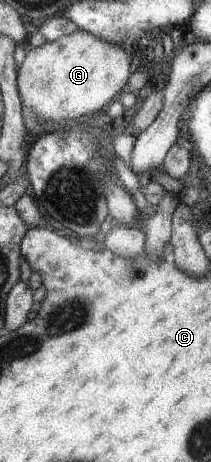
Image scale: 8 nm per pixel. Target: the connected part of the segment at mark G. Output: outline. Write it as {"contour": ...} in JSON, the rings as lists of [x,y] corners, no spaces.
{"contour":[[[84,30],[74,31],[56,41],[47,41],[39,47],[28,47],[28,52],[21,66],[17,69],[17,86],[22,100],[22,107],[32,109],[41,121],[74,122],[85,115],[91,116],[105,110],[122,93],[132,69],[132,54],[120,45],[114,45],[104,39],[98,39]]]}

